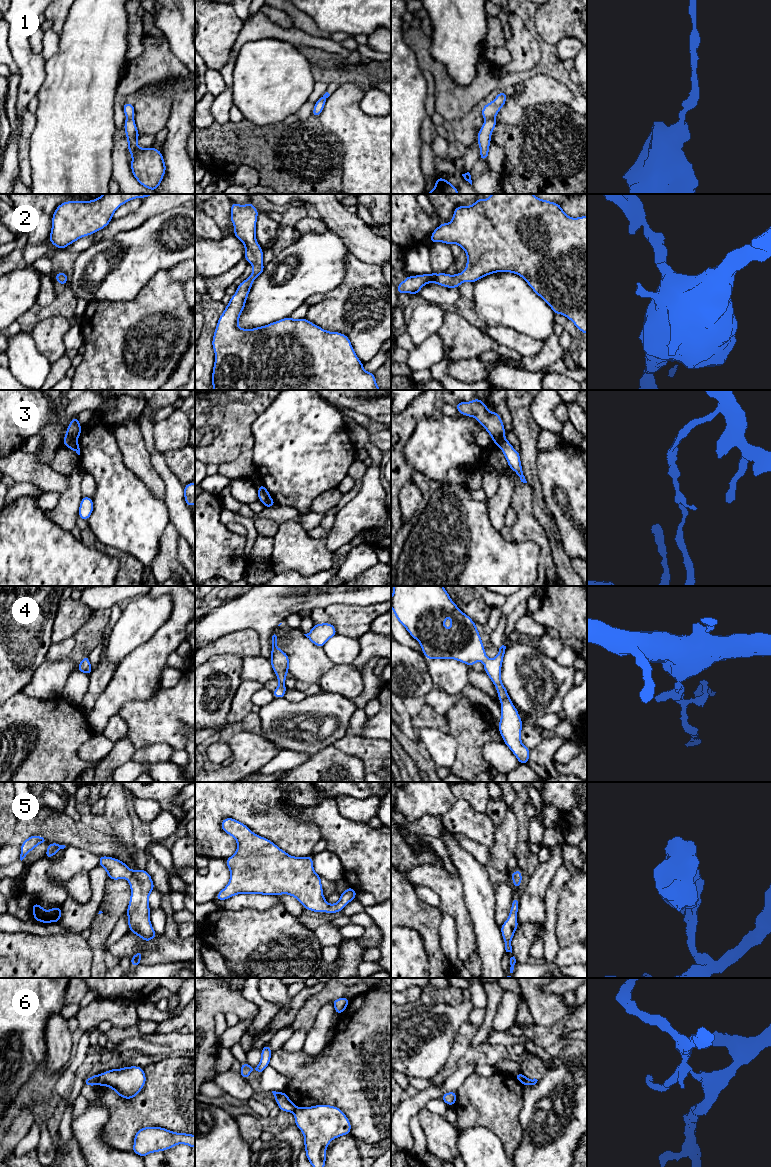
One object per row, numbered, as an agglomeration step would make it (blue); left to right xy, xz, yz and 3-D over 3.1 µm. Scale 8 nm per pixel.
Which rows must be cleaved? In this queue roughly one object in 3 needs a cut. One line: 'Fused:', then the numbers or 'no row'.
Fused: 3, 6

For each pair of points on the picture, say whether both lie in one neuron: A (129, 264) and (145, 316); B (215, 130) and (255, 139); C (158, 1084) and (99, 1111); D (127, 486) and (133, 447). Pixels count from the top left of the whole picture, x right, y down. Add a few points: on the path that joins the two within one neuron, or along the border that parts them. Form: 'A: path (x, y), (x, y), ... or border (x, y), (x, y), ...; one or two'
A: border (153, 275), (133, 298), (116, 301); two
B: path (225, 139), (245, 139); one
C: border (98, 1086), (100, 1102), (108, 1112), (102, 1131); two
D: border (119, 448), (124, 464), (146, 486); two

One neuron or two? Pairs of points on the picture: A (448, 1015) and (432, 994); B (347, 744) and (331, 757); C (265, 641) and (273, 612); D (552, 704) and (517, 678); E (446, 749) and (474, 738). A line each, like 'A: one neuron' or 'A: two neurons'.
A: two neurons
B: two neurons
C: one neuron
D: one neuron
E: two neurons

